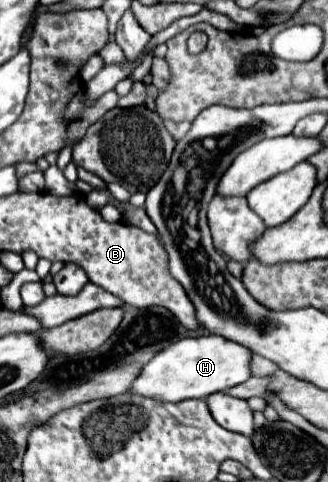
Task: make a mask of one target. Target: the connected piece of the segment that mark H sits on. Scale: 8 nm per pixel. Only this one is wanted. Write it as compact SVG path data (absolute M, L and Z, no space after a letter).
M221 335L185 337L161 349L147 361L131 385L131 393L149 397L161 403L179 403L185 399L201 399L215 391L229 389L249 379L251 351Z

